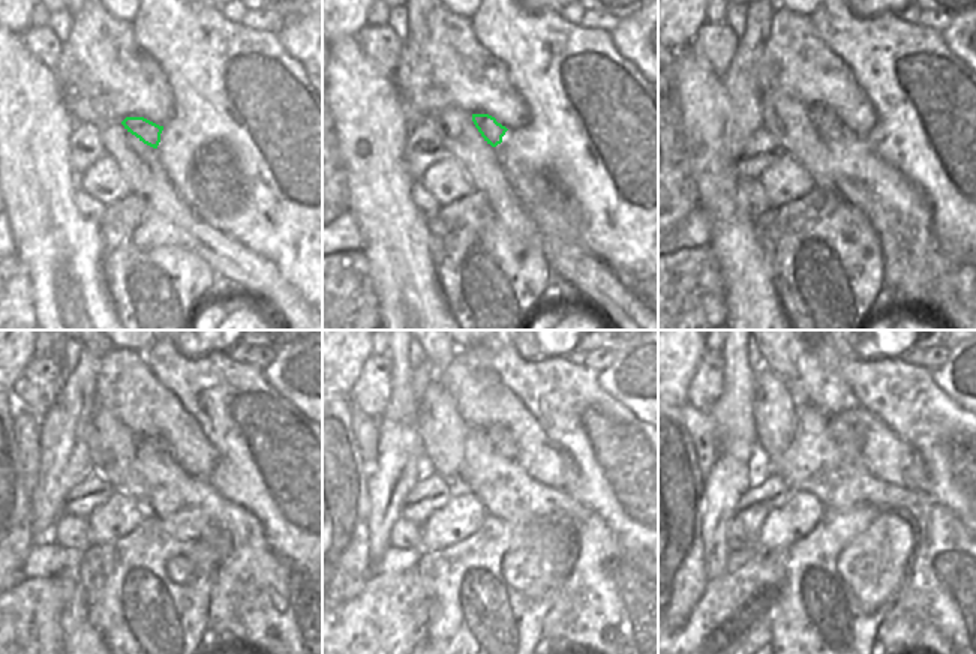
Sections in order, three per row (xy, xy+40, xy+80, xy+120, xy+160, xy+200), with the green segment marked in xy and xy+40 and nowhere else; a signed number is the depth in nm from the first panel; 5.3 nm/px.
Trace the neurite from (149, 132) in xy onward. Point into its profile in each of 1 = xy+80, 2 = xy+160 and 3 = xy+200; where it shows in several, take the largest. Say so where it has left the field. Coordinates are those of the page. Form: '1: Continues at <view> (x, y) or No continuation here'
1: Continues at xy+80 (826, 123)
2: Continues at xy+160 (504, 443)
3: Continues at xy+200 (847, 428)

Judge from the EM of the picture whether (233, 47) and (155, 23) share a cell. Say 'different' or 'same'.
same

